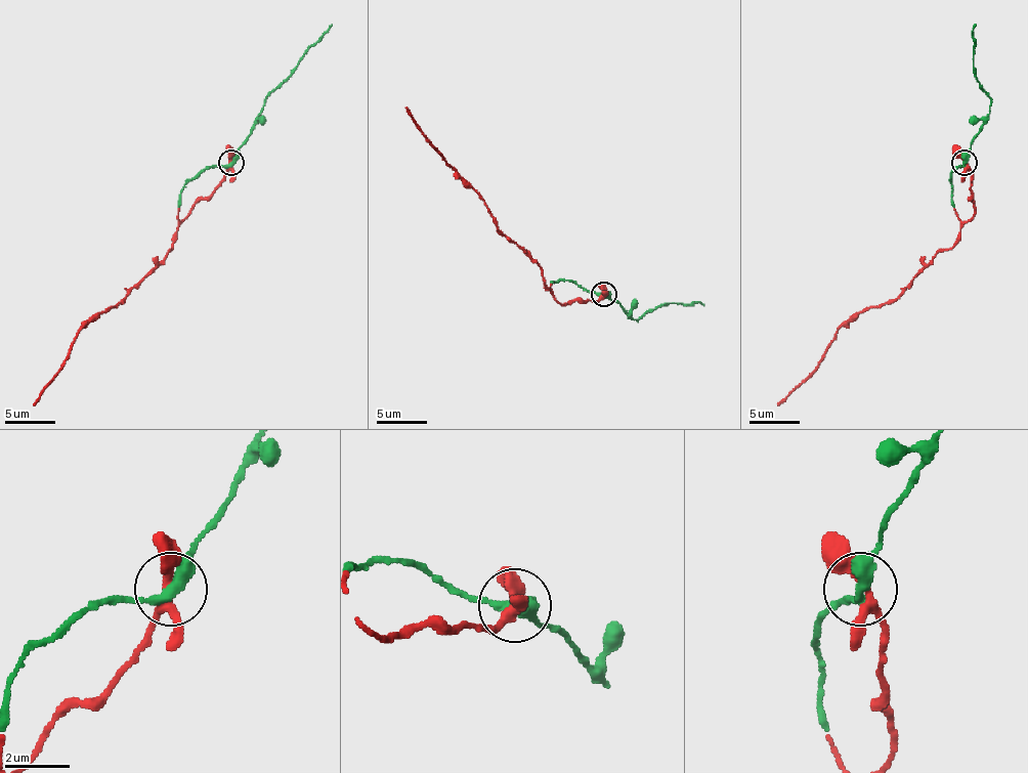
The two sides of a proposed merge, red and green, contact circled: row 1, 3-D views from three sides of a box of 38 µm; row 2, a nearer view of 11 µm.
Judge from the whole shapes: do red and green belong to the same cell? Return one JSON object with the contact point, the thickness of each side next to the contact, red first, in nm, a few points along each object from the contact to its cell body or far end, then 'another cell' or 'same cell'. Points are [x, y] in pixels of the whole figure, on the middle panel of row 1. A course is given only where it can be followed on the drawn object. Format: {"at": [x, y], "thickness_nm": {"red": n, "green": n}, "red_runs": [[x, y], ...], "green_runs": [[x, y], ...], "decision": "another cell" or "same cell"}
{"at": [603, 294], "thickness_nm": {"red": 260, "green": 360}, "red_runs": [[604, 295], [561, 305], [543, 280], [543, 269], [495, 226], [479, 196], [441, 155], [405, 106]], "green_runs": [[604, 295], [635, 319], [668, 302], [703, 305]], "decision": "same cell"}

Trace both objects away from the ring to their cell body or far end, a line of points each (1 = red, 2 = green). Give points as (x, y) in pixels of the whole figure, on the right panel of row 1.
1: (965, 162), (975, 213), (959, 238), (896, 299), (865, 306), (838, 330), (825, 357), (777, 405)
2: (965, 162), (982, 119), (990, 111), (990, 98), (973, 66), (975, 25)

